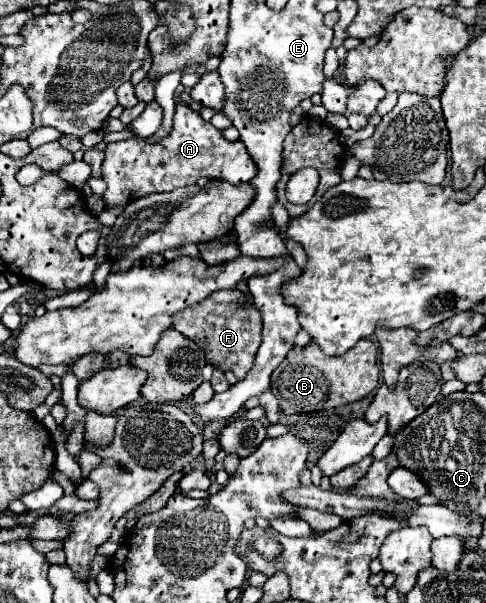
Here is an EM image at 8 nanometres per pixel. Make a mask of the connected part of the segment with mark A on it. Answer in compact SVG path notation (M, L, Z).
M178 104L172 132L160 144L148 144L144 138L128 138L108 144L102 162L102 178L108 188L102 198L106 206L120 206L150 192L172 192L180 186L196 184L202 176L210 180L226 180L230 184L244 184L250 182L256 172L258 166L240 140L224 140L222 134L210 122L202 120L198 112L186 104Z

